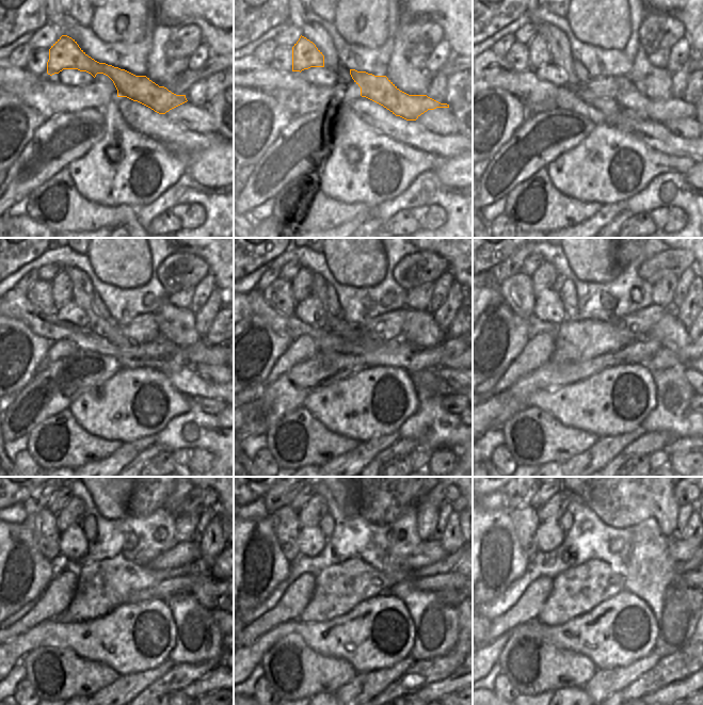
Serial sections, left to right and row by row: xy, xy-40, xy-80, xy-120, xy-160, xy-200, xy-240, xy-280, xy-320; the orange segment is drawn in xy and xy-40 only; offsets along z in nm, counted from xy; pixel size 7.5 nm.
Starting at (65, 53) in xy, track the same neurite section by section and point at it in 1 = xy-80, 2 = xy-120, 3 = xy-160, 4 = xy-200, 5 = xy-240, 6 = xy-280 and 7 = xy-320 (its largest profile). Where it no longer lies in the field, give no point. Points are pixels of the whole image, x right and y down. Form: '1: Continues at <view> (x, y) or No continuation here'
1: Continues at xy-80 (658, 111)
2: Continues at xy-120 (61, 286)
3: Continues at xy-160 (301, 284)
4: Continues at xy-200 (545, 276)
5: Continues at xy-240 (74, 511)
6: Continues at xy-280 (309, 515)
7: Continues at xy-320 (557, 505).

